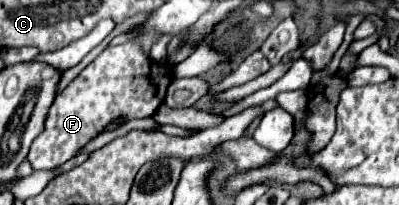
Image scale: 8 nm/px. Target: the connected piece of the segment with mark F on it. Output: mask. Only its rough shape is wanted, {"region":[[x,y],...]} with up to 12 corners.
{"region":[[137,43],[109,45],[53,101],[35,171],[111,123],[151,117],[173,81]]}

